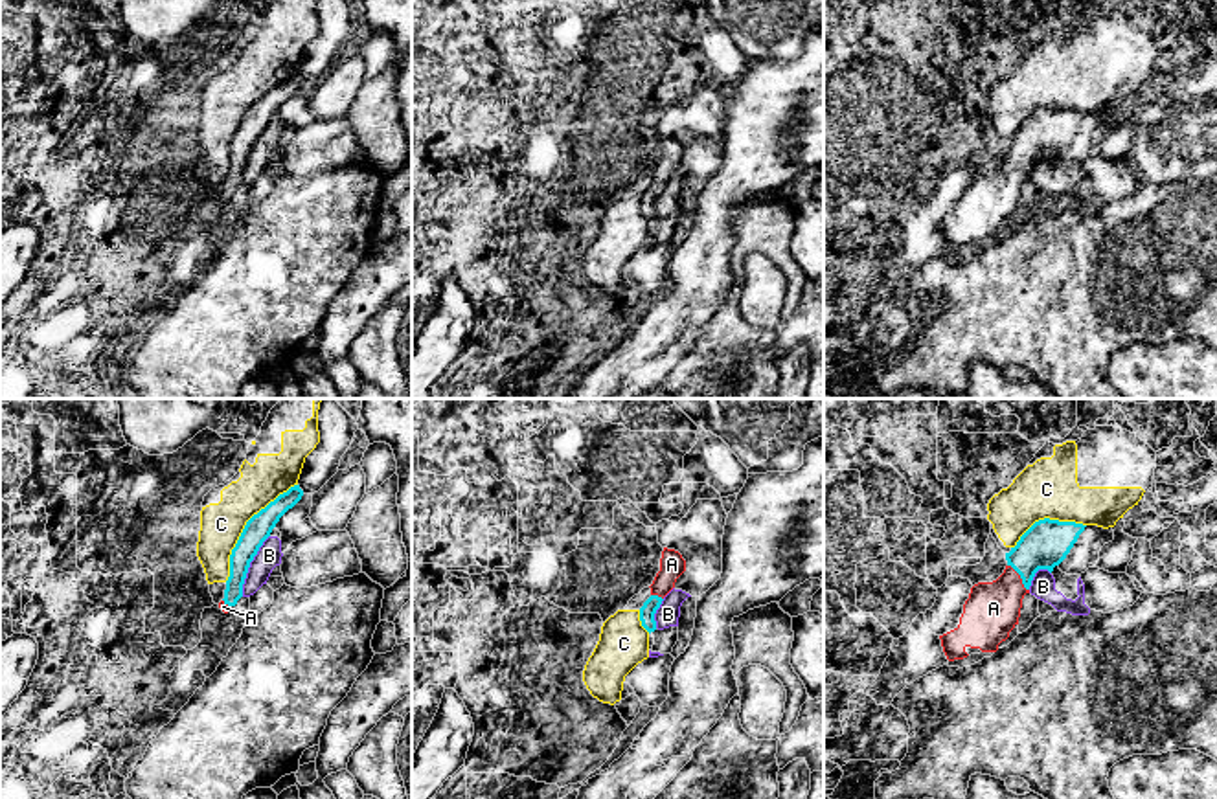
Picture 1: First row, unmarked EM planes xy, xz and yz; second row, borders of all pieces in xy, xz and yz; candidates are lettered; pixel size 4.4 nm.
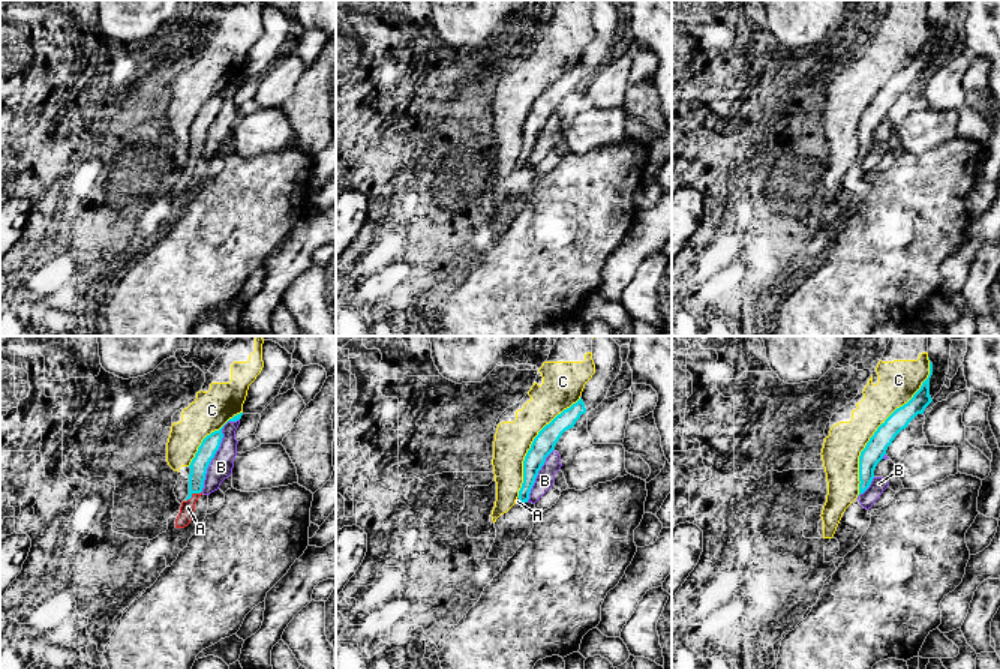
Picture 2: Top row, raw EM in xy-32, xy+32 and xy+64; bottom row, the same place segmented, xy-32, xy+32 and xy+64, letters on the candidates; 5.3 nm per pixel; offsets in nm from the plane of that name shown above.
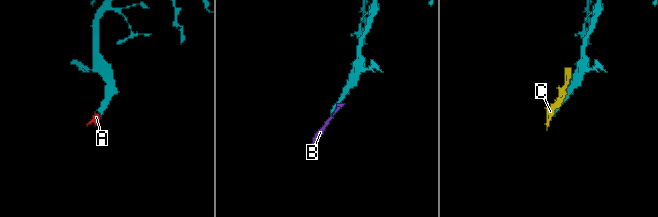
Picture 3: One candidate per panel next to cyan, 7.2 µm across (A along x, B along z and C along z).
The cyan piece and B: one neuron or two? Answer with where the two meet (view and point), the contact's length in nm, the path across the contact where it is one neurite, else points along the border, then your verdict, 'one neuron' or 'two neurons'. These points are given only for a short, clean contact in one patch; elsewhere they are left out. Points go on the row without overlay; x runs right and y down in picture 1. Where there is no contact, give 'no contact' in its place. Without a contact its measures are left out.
meets cyan in xy at (249, 155); contact 300 nm long; two neurons

